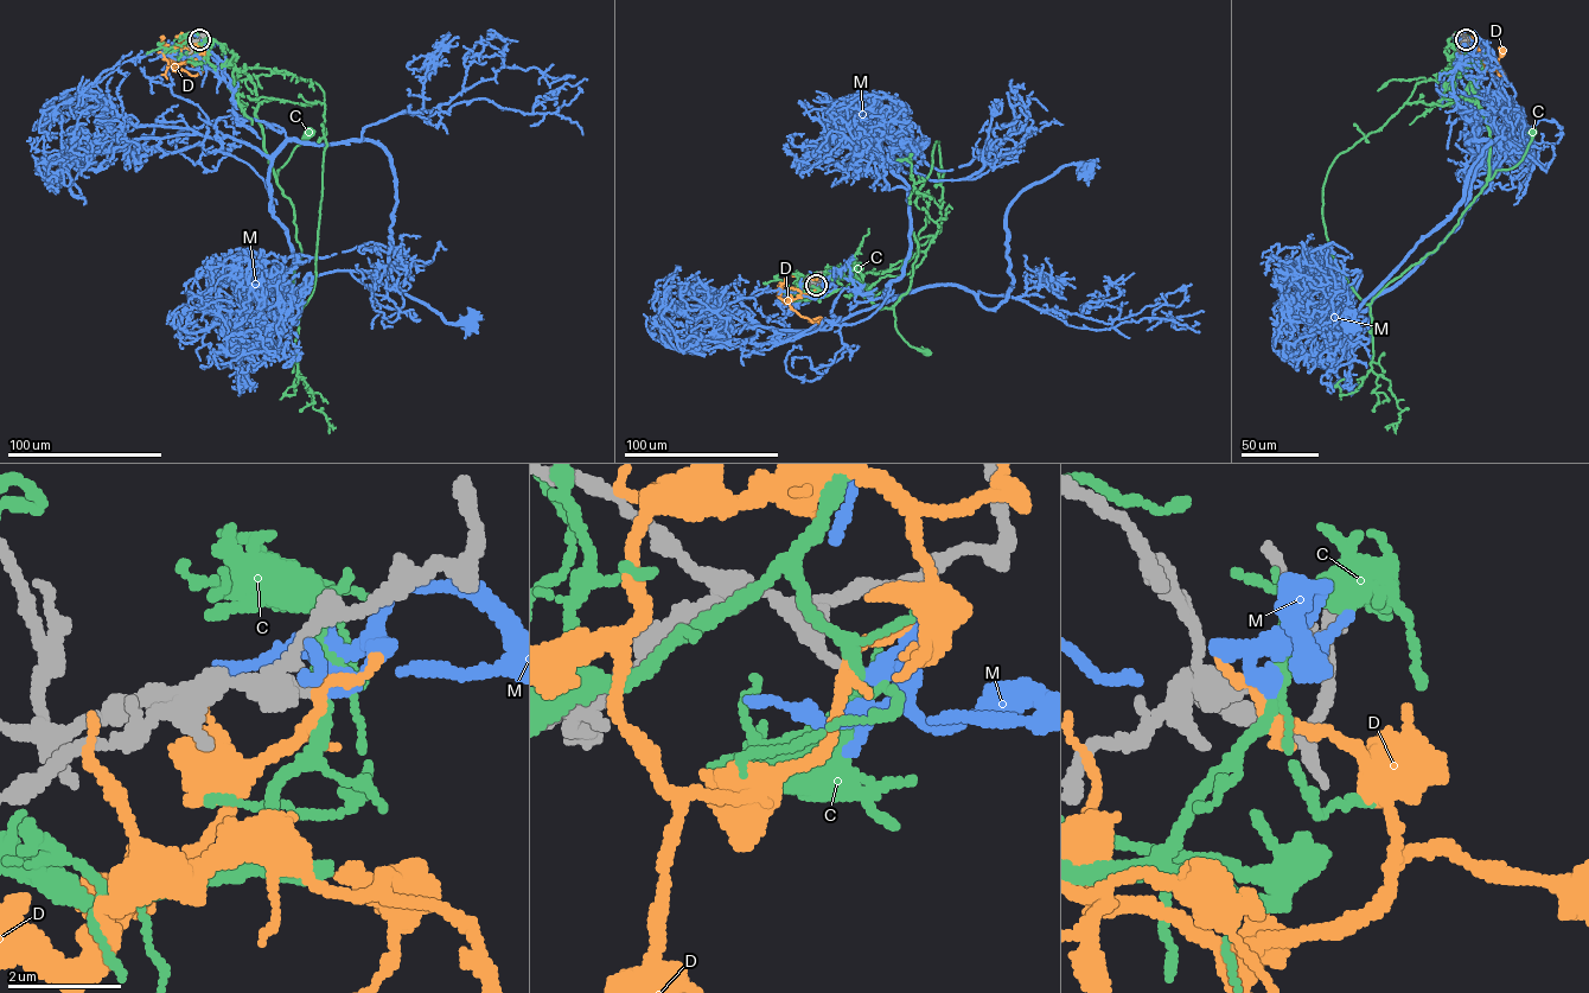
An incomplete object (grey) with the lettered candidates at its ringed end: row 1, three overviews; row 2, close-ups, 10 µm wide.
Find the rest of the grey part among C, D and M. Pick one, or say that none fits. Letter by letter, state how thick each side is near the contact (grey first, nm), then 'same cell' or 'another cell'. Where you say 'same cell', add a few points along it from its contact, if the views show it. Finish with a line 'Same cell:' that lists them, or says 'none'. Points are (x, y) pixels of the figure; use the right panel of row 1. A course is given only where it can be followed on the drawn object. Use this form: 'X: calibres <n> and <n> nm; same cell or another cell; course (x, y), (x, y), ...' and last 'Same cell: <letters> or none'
C: calibres 260 and 170 nm; another cell
D: calibres 320 and 170 nm; another cell
M: calibres 260 and 300 nm; same cell; course (1466, 39), (1443, 97), (1466, 119), (1480, 120), (1467, 145), (1489, 142), (1472, 169), (1463, 201), (1348, 323)
Same cell: M

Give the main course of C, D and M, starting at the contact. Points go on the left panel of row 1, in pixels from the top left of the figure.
C: (199, 39), (224, 44), (255, 86), (255, 115), (276, 179), (308, 132)
D: (198, 39), (192, 50), (167, 48), (160, 37), (173, 70), (199, 74), (205, 63), (195, 49), (200, 52)
M: (199, 39), (223, 49), (238, 119), (304, 142), (378, 142), (396, 177), (391, 280), (446, 322), (470, 323)

